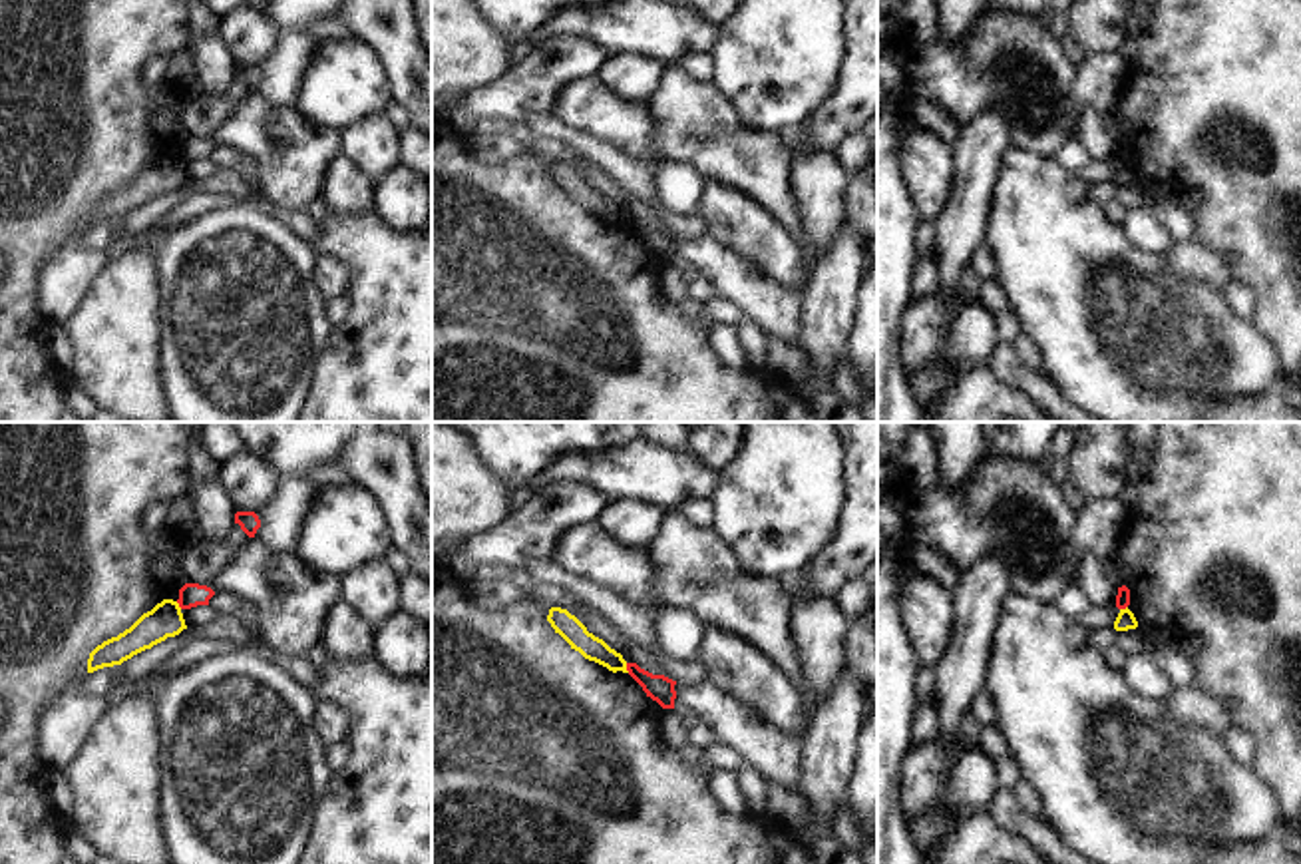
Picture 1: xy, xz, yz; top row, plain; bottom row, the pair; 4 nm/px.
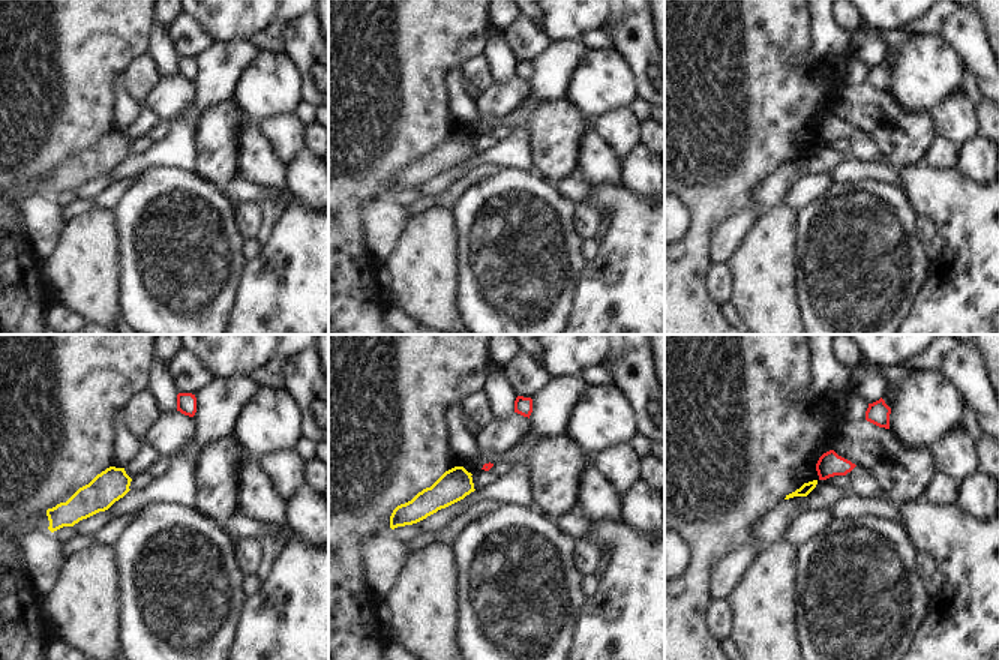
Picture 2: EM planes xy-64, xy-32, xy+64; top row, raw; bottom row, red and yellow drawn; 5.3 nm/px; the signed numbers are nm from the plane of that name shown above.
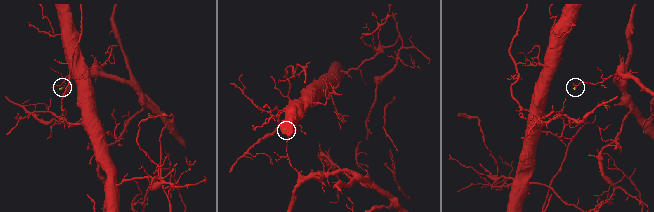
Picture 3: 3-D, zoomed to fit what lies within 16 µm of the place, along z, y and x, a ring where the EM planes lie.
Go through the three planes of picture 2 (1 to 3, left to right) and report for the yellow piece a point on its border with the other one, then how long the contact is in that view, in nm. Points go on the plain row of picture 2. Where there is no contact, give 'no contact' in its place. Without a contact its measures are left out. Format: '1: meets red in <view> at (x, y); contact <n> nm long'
1: no contact
2: no contact
3: no contact

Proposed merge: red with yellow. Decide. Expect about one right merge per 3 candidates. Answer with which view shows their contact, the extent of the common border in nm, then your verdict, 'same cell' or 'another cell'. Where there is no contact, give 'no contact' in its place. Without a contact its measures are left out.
meets red in xz; contact 40 nm long; another cell

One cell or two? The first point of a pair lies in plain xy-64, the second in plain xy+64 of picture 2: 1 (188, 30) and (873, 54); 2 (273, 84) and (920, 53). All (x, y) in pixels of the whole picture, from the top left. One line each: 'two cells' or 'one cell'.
1: one cell
2: one cell

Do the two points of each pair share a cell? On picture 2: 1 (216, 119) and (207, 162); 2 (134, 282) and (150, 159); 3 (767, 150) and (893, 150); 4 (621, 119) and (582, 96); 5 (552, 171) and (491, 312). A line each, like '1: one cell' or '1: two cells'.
1: one cell
2: two cells
3: two cells
4: two cells
5: two cells

